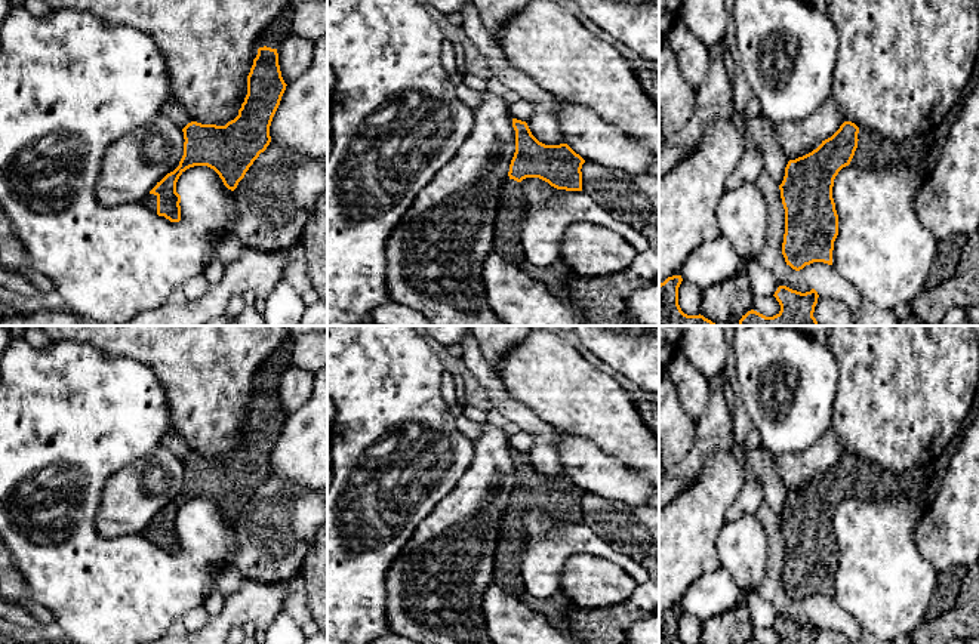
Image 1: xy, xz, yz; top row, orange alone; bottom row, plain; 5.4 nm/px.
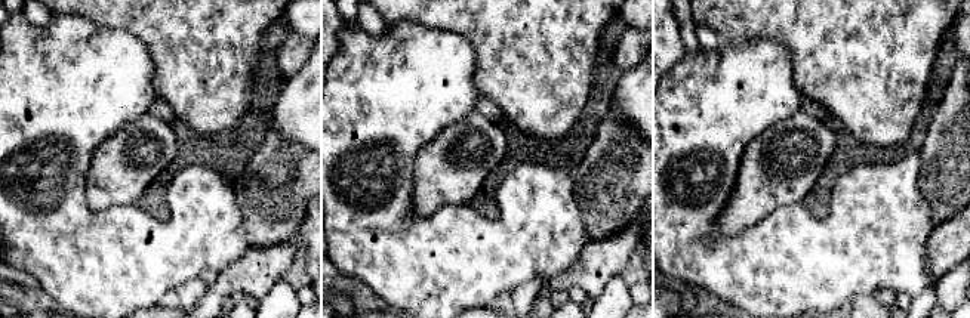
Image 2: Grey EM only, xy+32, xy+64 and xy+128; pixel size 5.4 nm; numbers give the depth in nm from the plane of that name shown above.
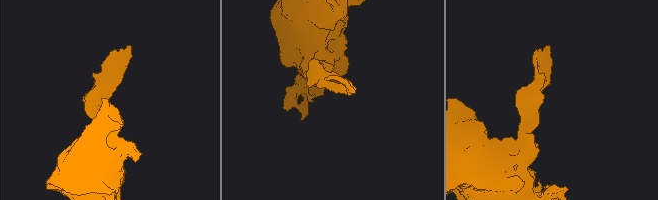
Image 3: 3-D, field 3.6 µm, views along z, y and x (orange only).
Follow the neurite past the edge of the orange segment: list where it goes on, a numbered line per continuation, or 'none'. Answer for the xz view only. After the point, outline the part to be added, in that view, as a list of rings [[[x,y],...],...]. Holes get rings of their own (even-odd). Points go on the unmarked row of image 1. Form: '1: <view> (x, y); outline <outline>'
1: xz (511, 542); outline [[[508,509],[499,529],[493,566],[493,583],[517,598],[521,598],[526,592],[520,574],[524,548],[526,531],[521,515]]]

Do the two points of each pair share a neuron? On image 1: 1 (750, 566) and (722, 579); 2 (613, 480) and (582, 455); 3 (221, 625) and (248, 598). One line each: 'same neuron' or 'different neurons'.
1: different neurons
2: same neuron
3: same neuron

